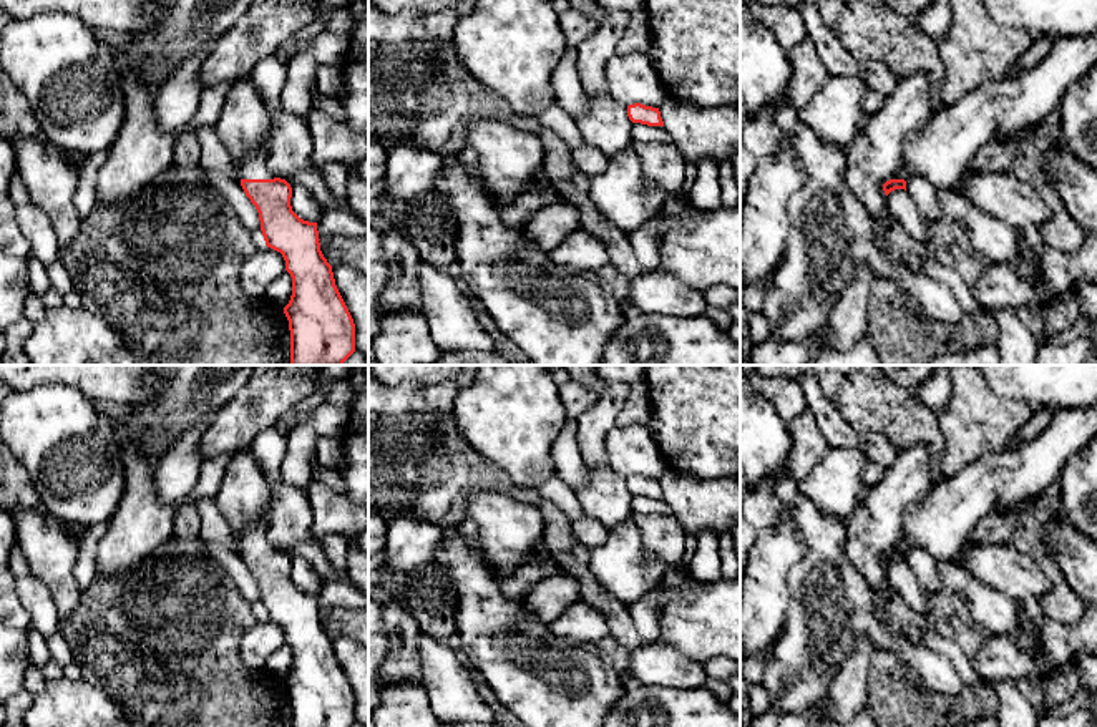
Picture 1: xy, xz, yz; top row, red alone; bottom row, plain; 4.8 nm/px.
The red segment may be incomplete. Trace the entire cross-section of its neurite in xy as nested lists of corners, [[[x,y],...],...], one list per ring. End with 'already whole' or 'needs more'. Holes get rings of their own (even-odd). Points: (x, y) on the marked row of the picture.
[[[267,136],[264,144],[251,151],[239,168],[241,186],[251,202],[256,206],[261,221],[261,231],[266,246],[280,252],[285,261],[285,271],[292,277],[292,295],[284,307],[290,330],[290,365],[344,365],[344,362],[355,352],[355,324],[335,285],[332,266],[320,251],[320,239],[317,222],[300,219],[290,206],[292,188],[285,179],[275,178],[266,166]]] | needs more

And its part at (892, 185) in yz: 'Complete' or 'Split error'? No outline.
Split error

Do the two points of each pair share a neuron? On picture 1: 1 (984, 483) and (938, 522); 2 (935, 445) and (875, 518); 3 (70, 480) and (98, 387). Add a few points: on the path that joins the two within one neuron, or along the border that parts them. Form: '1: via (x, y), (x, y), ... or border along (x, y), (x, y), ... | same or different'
1: via (973, 493), (950, 513) | same
2: border along (900, 450), (928, 448), (930, 477), (935, 483) | different
3: border along (57, 384), (77, 387), (93, 400) | different

